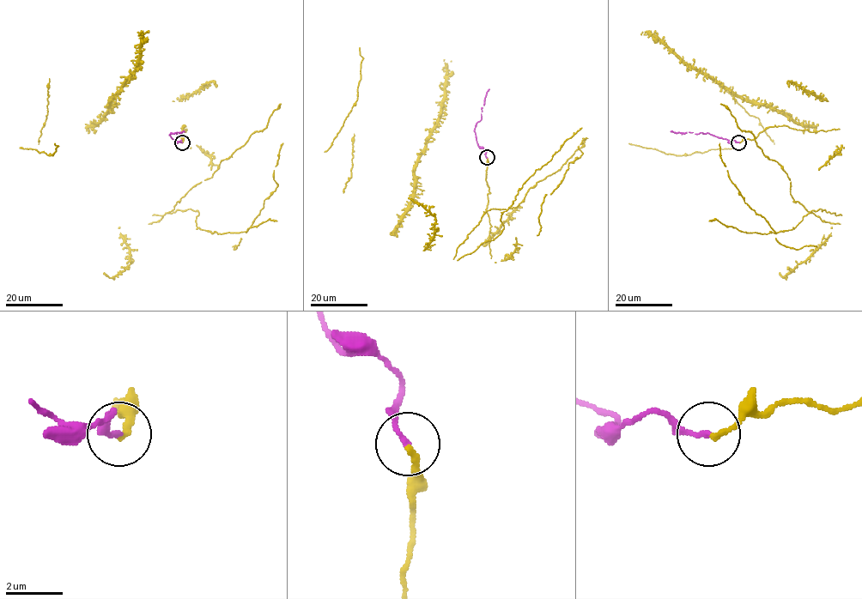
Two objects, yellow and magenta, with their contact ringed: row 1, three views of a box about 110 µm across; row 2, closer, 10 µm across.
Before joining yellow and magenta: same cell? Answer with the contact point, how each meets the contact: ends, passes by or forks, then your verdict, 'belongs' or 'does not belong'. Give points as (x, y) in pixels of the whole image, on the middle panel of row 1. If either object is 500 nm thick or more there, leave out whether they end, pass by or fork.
place (487, 157); yellow ends; magenta ends; belongs

